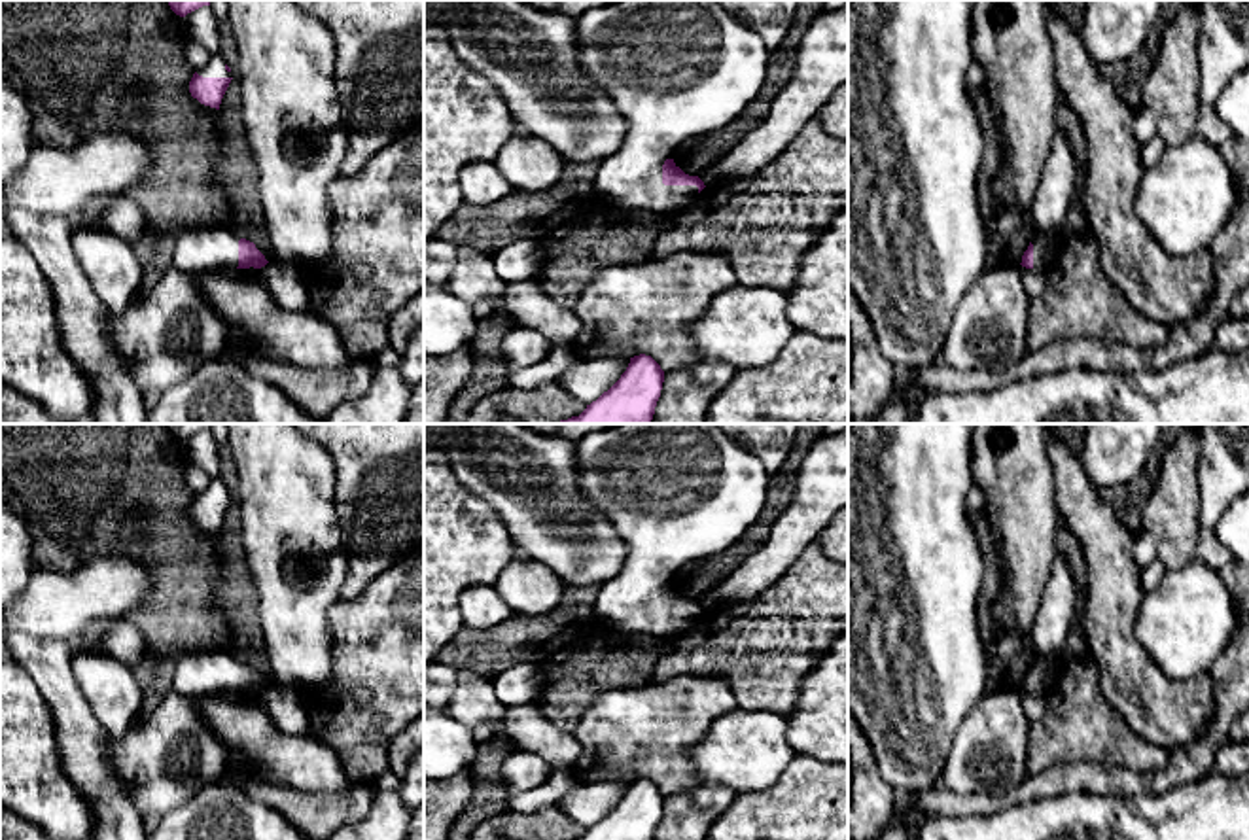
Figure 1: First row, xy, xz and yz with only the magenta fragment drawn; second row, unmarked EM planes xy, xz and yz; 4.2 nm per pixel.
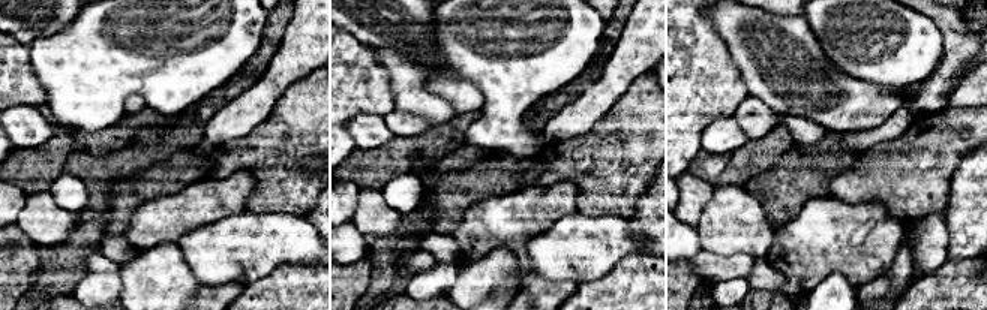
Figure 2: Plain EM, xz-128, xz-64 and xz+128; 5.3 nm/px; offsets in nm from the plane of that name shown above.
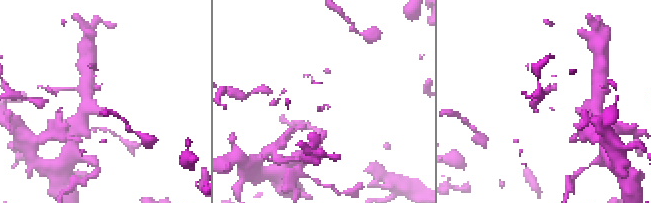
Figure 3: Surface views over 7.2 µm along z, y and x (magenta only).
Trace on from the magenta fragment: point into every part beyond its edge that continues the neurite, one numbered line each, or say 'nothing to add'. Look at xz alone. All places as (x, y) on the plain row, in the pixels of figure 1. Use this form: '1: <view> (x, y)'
1: xz (674, 492)

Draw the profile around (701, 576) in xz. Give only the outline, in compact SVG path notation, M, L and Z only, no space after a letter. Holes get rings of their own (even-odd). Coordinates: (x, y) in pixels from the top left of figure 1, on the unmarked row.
M797 424L797 435L791 454L782 469L770 477L766 501L757 522L730 549L689 564L679 575L676 590L689 600L698 600L723 579L727 579L751 552L768 537L772 524L791 503L797 486L797 475L810 446L823 435L823 424Z

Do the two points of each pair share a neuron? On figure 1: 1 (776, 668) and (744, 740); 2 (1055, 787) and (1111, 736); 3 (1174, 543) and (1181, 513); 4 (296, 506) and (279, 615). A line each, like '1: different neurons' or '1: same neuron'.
1: different neurons
2: different neurons
3: same neuron
4: same neuron

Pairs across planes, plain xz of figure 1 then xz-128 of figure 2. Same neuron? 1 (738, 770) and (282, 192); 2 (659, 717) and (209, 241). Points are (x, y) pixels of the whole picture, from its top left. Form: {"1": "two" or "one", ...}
{"1": "two", "2": "two"}

